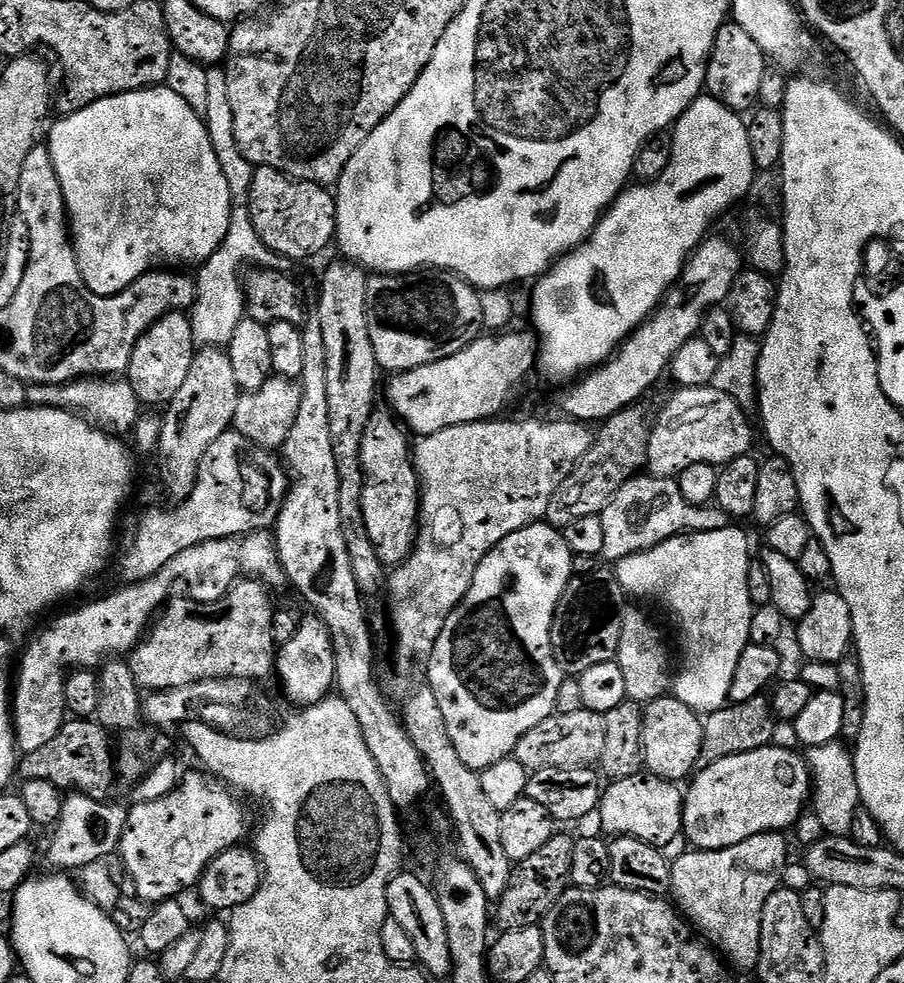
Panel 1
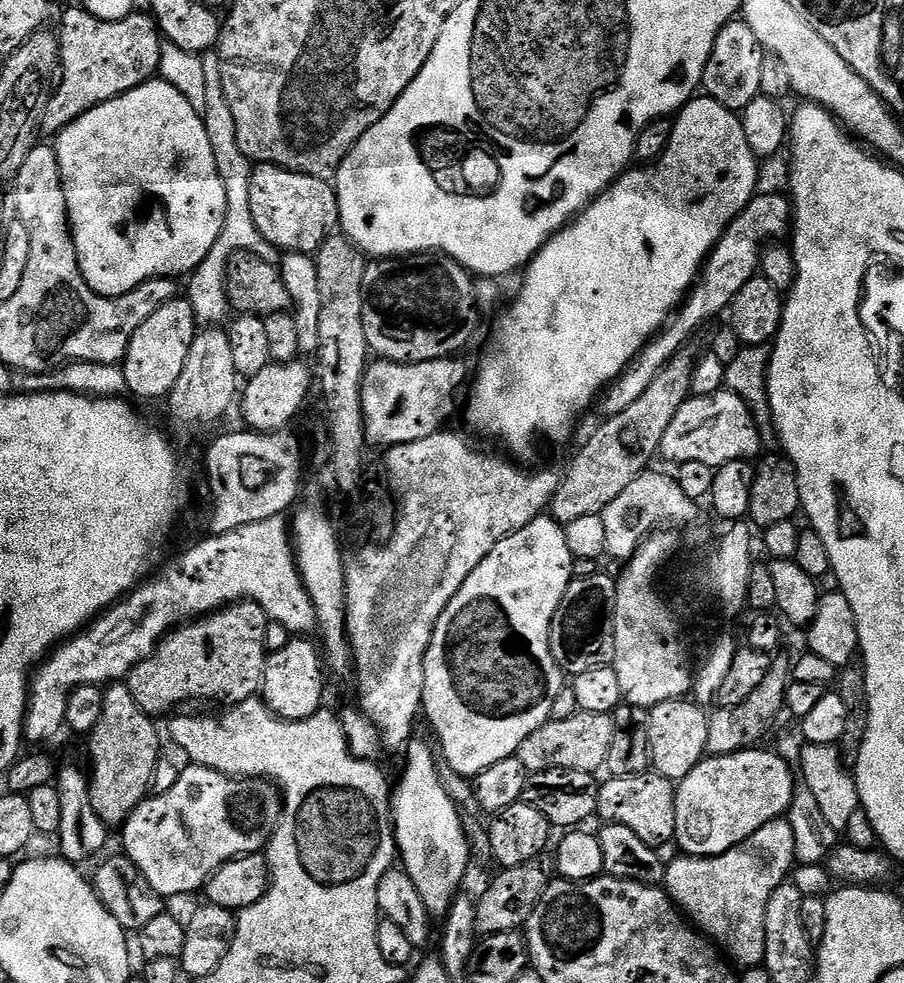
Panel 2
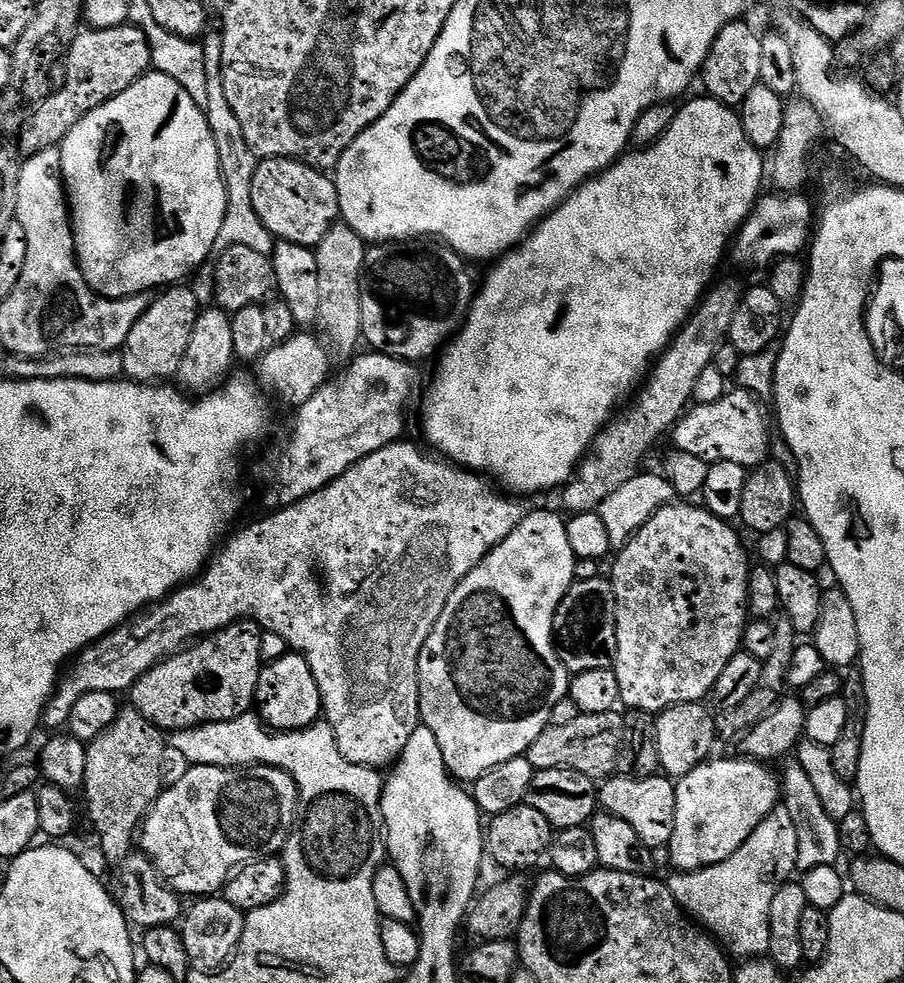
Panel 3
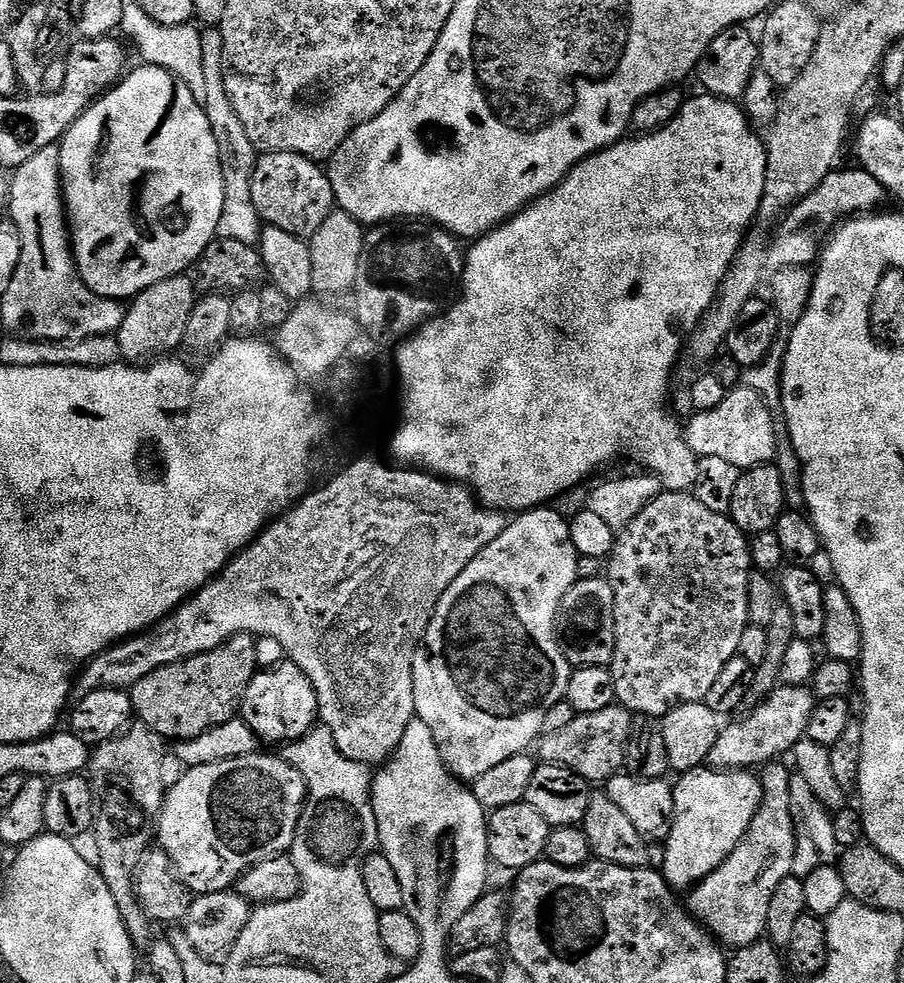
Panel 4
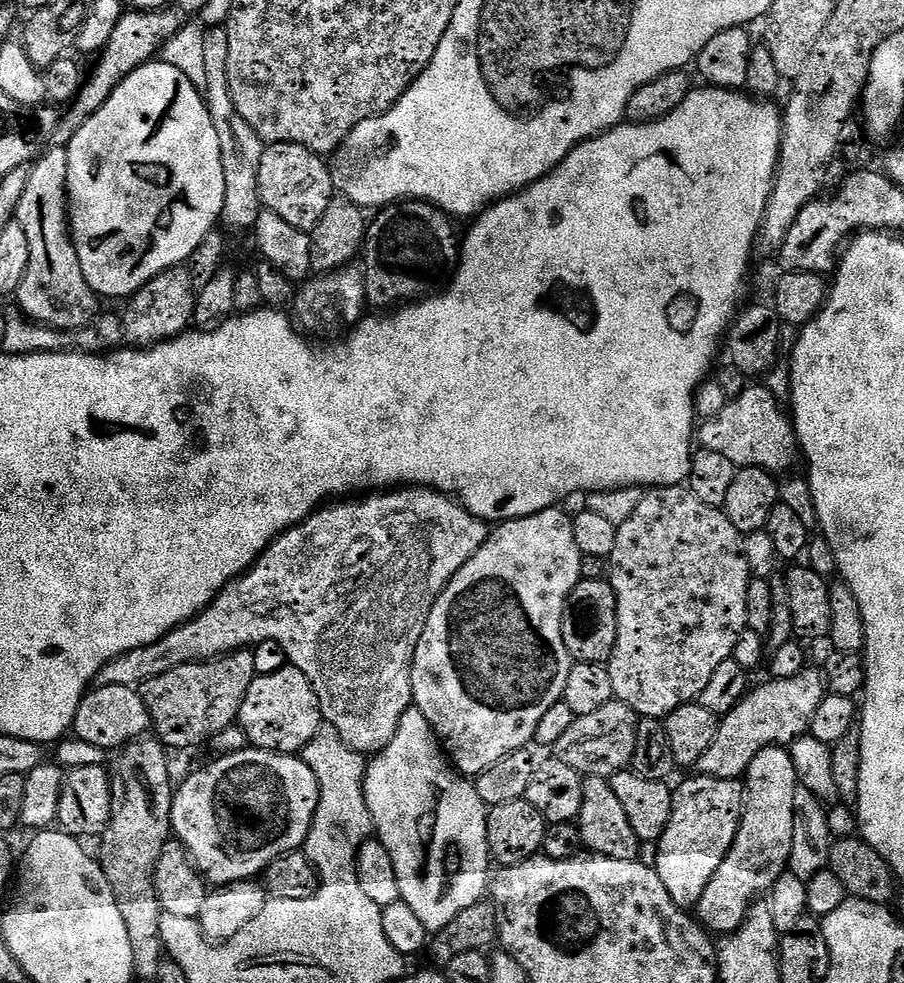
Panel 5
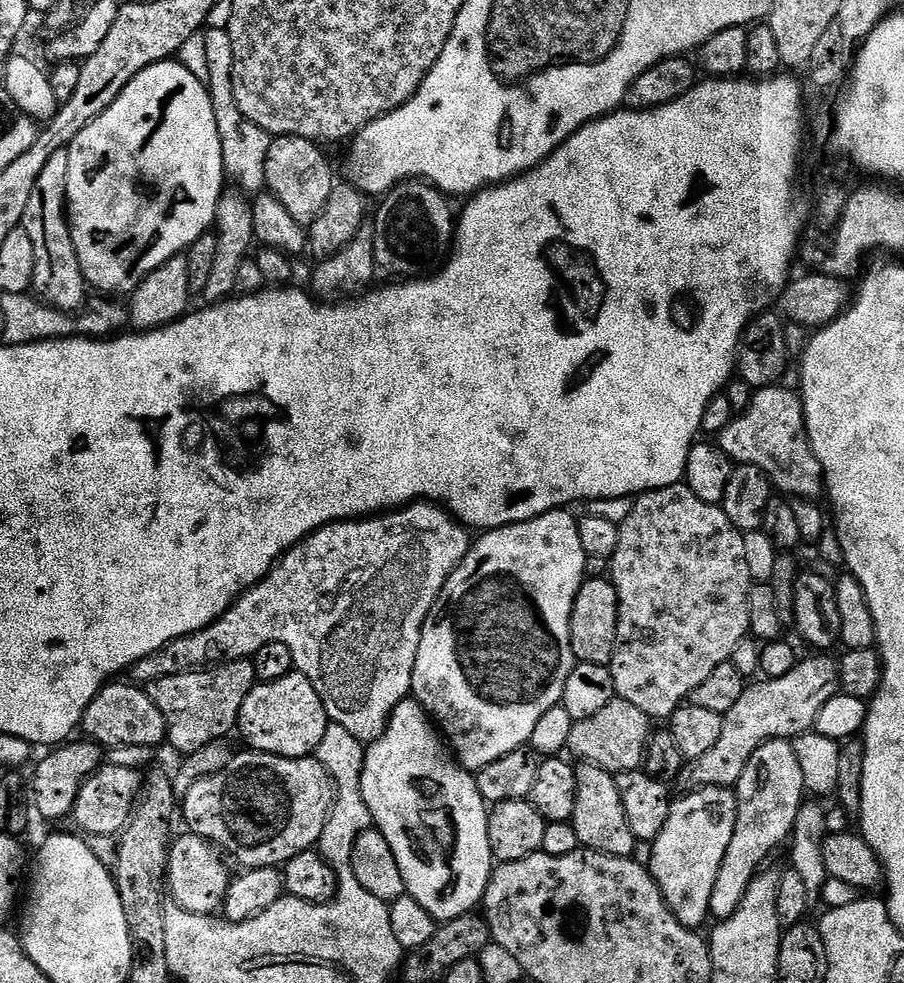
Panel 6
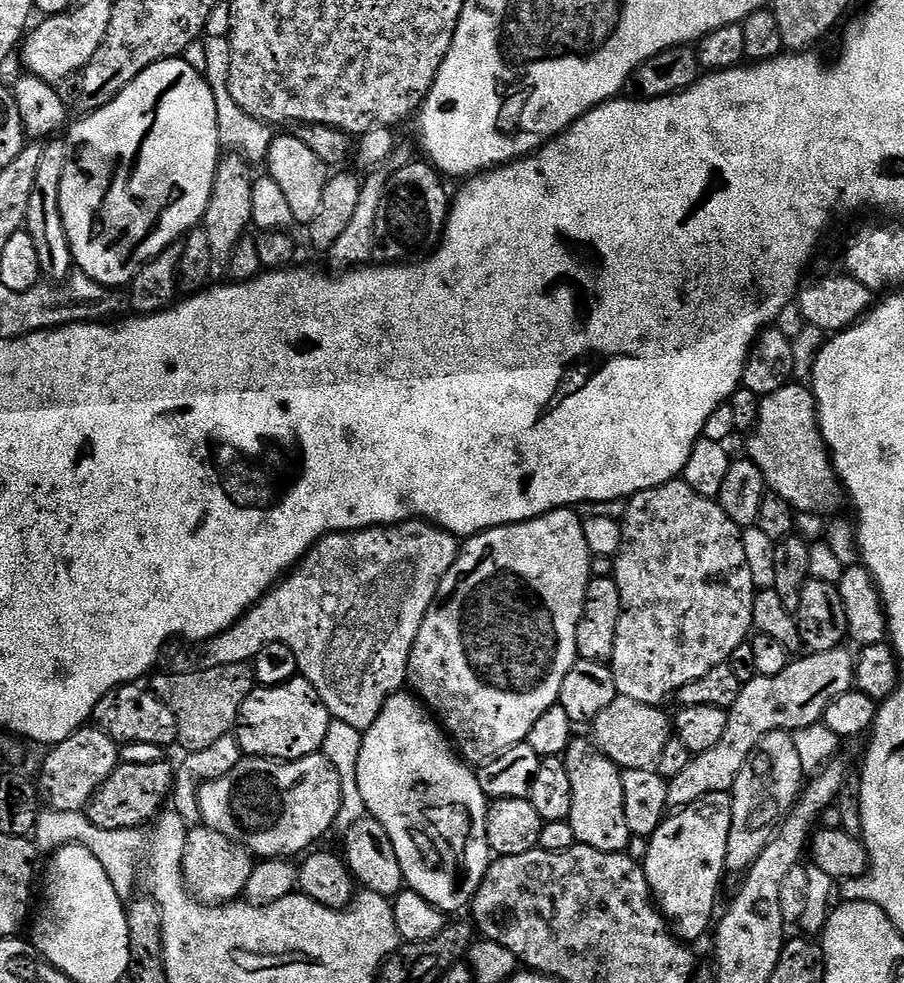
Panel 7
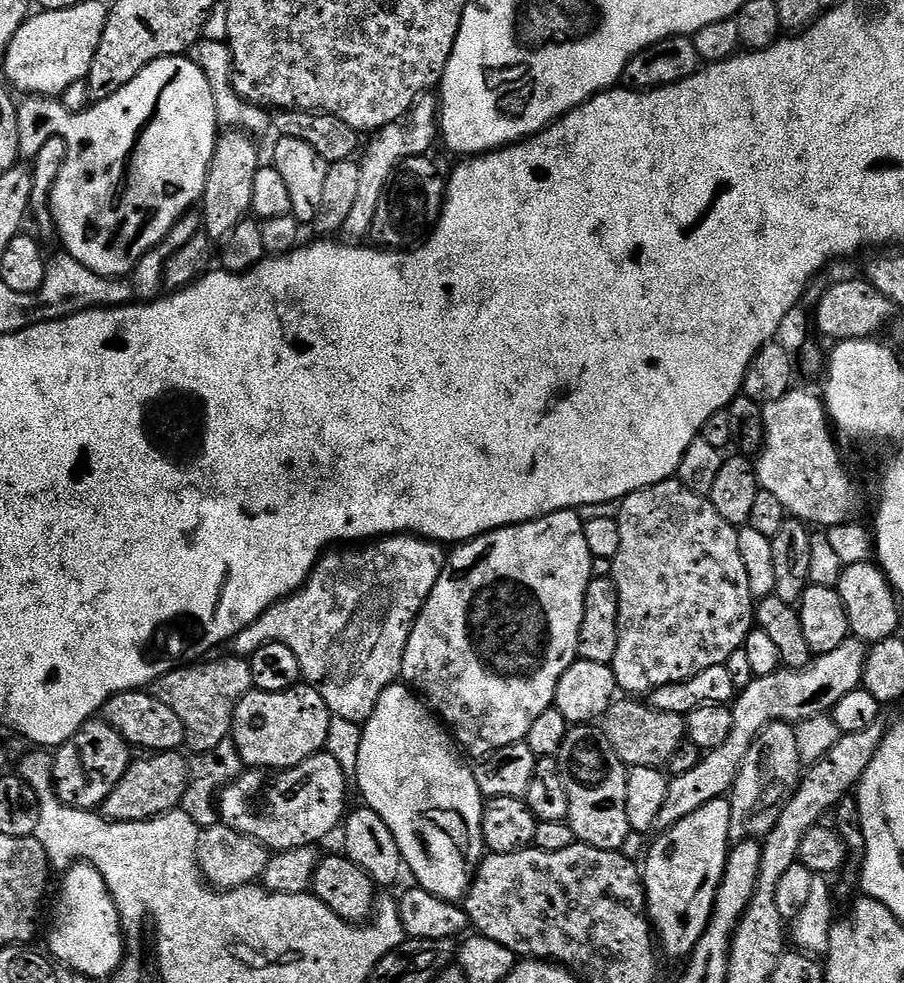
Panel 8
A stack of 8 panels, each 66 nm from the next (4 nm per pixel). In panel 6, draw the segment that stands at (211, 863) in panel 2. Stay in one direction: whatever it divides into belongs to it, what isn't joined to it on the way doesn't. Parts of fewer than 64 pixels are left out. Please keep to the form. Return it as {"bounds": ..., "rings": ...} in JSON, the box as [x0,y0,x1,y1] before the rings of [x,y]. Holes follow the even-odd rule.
{"bounds":[182,751,334,869],"rings":[[[237,751],[224,770],[194,782],[182,799],[187,831],[211,842],[217,849],[233,856],[241,869],[275,868],[290,858],[317,847],[320,835],[328,828],[328,811],[332,808],[334,785],[327,770],[315,758],[288,760],[265,752]]]}

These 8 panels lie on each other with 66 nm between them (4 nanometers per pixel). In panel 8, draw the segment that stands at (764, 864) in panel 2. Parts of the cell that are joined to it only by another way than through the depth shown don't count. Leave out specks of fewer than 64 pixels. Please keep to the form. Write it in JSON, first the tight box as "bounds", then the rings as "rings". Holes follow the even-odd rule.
{"bounds":[729,722,802,841],"rings":[[[781,722],[763,728],[752,741],[750,754],[746,754],[730,793],[732,817],[729,841],[756,840],[767,836],[776,821],[773,813],[783,808],[784,803],[796,793],[801,775],[802,765],[795,727],[787,722]]]}

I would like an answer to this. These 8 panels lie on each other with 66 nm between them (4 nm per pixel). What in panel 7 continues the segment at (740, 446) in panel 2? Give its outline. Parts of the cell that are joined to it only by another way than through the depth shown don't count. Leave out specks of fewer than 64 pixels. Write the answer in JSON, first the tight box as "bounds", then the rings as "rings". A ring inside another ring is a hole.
{"bounds":[747,382,842,513],"rings":[[[793,382],[782,386],[782,390],[774,390],[774,394],[763,397],[760,401],[758,422],[747,440],[747,455],[758,466],[758,470],[762,470],[769,489],[786,498],[786,502],[790,502],[790,506],[796,509],[797,513],[839,513],[836,511],[840,508],[840,496],[842,500],[842,485],[820,433],[820,420],[816,416],[816,398],[812,395],[811,387]]]}

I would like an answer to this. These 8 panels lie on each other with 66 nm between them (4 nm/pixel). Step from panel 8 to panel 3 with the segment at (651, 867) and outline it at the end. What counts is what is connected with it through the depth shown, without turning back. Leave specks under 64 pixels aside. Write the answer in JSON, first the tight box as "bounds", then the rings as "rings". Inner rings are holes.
{"bounds":[666,758,782,872],"rings":[[[710,758],[705,764],[699,764],[694,770],[690,770],[690,774],[679,777],[675,781],[676,797],[678,798],[678,814],[674,814],[674,838],[670,838],[666,852],[672,855],[673,869],[681,872],[697,872],[700,868],[709,868],[718,862],[722,862],[726,858],[730,858],[730,854],[734,854],[734,850],[738,850],[738,846],[742,846],[742,842],[746,842],[746,838],[750,838],[750,834],[754,834],[754,830],[769,816],[774,809],[778,807],[782,800],[782,780],[779,775],[776,776],[771,772],[767,763],[751,758],[739,758],[740,760],[716,760]]]}

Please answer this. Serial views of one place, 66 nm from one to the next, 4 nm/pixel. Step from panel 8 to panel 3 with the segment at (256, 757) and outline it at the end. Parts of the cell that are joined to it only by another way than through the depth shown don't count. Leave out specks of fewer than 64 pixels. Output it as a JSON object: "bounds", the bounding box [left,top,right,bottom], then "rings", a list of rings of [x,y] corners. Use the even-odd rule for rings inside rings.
{"bounds":[254,654,322,732],"rings":[[[289,654],[265,663],[260,669],[254,708],[261,721],[278,732],[297,732],[317,723],[322,716],[320,691],[306,658]]]}

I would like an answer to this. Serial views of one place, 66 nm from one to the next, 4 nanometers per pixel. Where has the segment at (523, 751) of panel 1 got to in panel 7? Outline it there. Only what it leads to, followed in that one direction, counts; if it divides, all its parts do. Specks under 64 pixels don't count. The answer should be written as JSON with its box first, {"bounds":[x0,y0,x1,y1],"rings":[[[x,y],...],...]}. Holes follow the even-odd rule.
{"bounds":[590,695,674,769],"rings":[[[616,695],[614,702],[598,714],[590,725],[590,739],[592,743],[610,758],[620,769],[625,768],[652,768],[656,759],[662,754],[666,742],[673,739],[674,720],[671,715],[664,713],[663,707],[654,704],[634,702],[634,698]]]}

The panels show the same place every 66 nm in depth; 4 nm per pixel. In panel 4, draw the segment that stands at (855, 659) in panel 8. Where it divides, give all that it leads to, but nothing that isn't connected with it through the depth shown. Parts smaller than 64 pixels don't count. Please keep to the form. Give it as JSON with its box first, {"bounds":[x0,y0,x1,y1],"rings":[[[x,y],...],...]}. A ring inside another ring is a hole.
{"bounds":[708,684,817,770],"rings":[[[781,684],[775,688],[758,707],[751,709],[741,720],[736,720],[733,724],[725,723],[718,734],[718,742],[714,742],[714,750],[710,750],[708,764],[713,768],[721,770],[756,770],[765,764],[779,761],[783,754],[791,753],[793,746],[799,740],[805,739],[810,726],[810,714],[817,706],[817,699],[812,694],[811,687],[790,686]]]}

